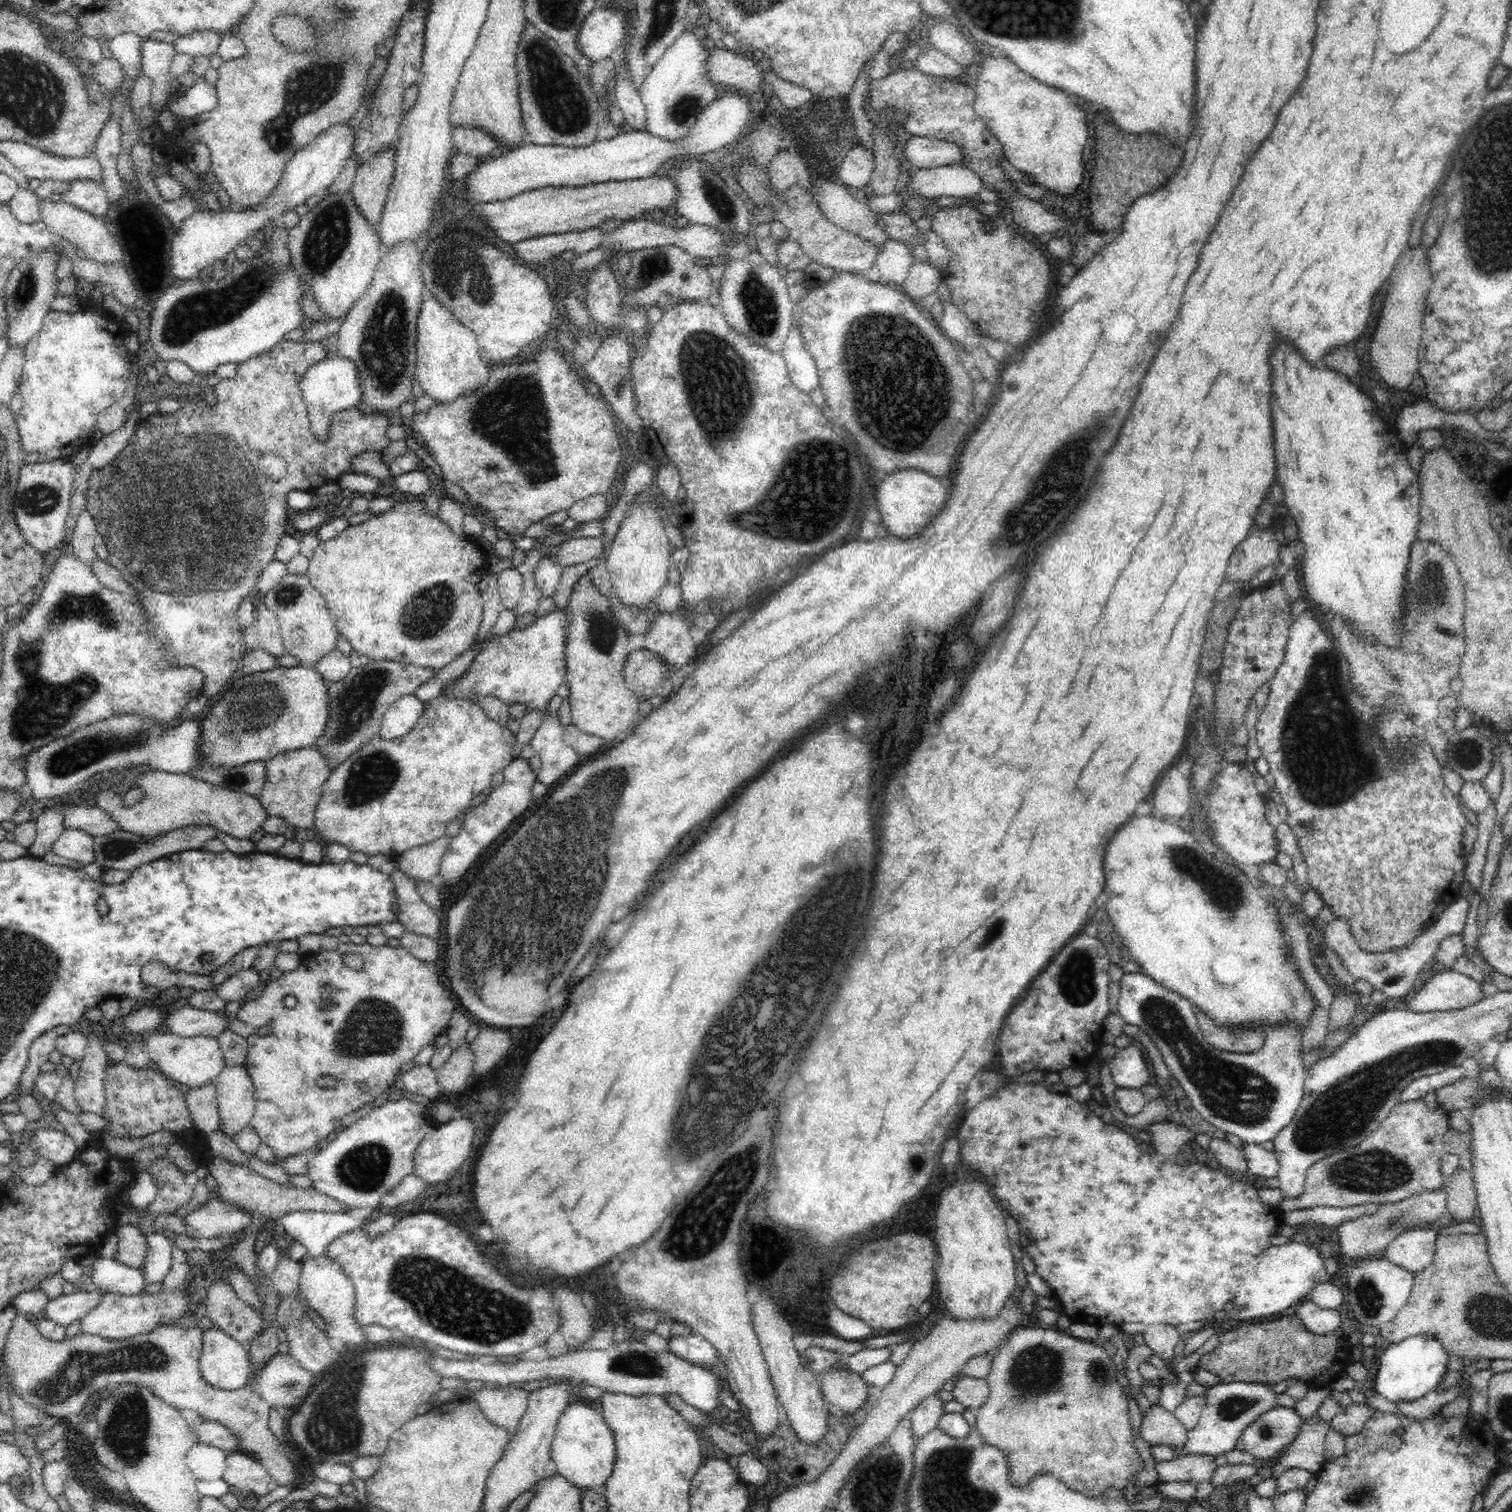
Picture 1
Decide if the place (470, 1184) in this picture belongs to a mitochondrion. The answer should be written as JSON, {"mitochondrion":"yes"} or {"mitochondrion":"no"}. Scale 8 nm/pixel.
{"mitochondrion":"no"}

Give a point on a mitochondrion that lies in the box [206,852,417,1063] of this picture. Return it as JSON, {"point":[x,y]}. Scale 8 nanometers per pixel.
{"point":[376,1029]}

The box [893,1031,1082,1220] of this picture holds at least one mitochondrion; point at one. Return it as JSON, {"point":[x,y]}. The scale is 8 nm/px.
{"point":[917,1167]}

